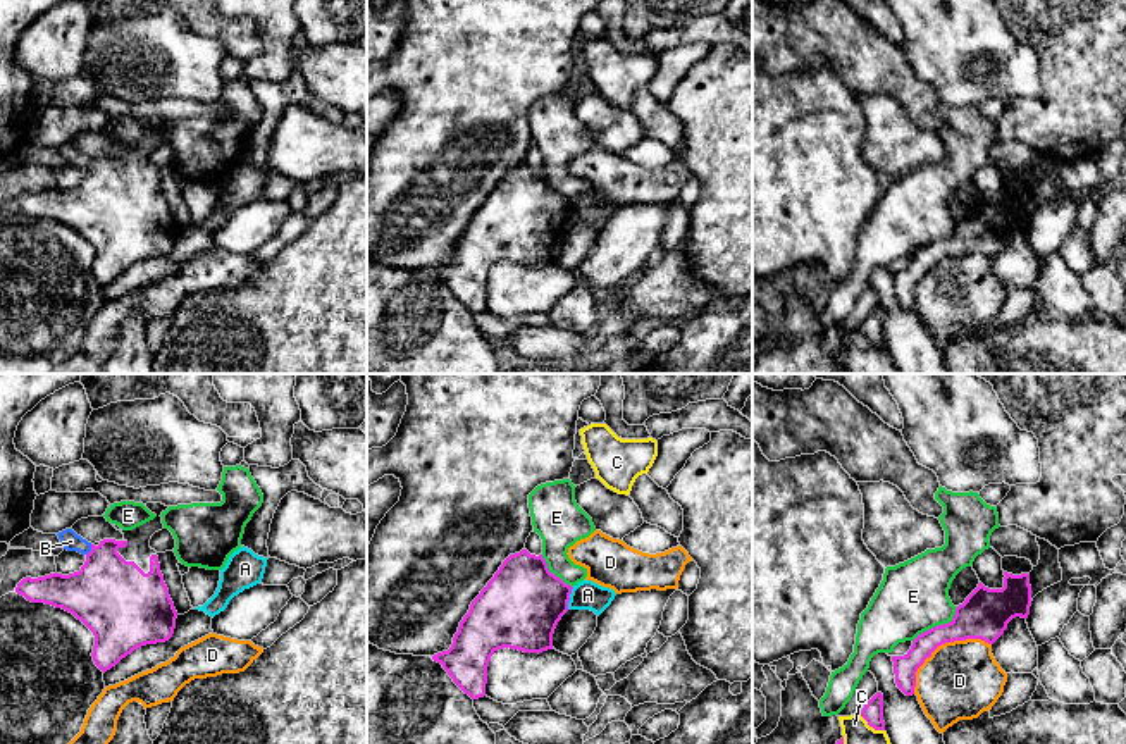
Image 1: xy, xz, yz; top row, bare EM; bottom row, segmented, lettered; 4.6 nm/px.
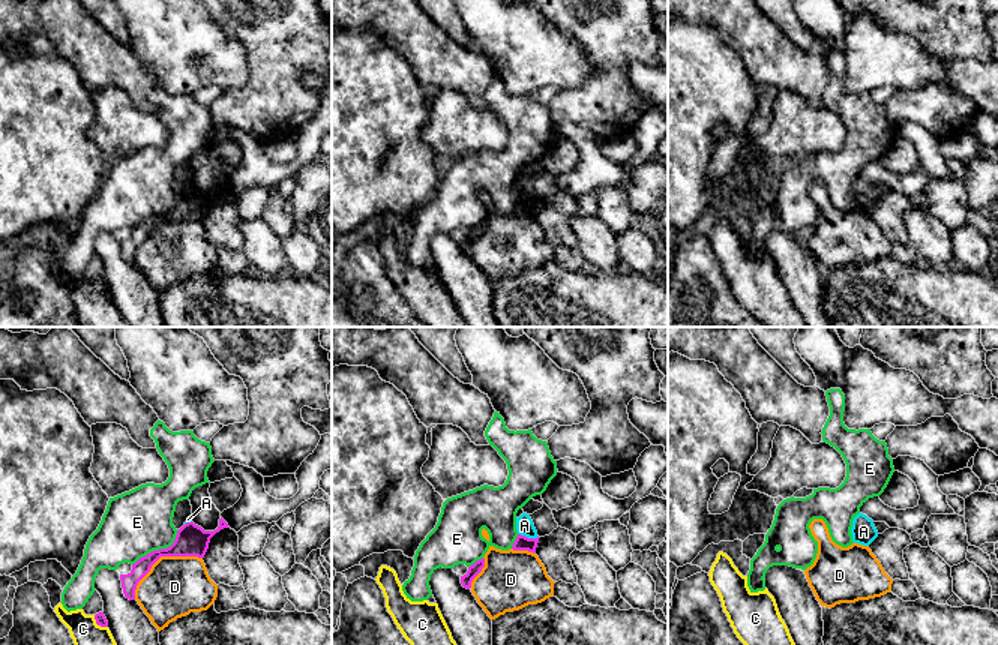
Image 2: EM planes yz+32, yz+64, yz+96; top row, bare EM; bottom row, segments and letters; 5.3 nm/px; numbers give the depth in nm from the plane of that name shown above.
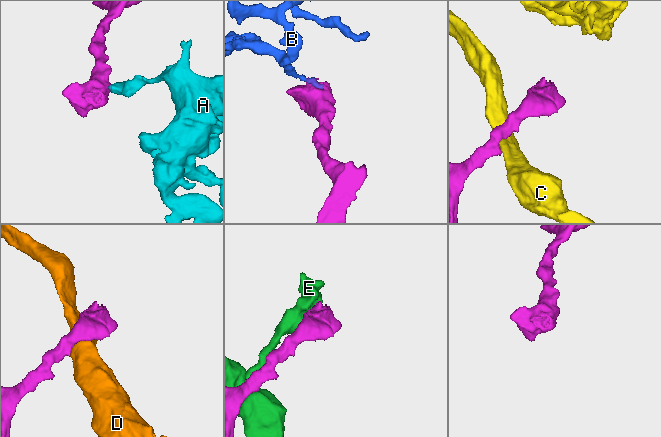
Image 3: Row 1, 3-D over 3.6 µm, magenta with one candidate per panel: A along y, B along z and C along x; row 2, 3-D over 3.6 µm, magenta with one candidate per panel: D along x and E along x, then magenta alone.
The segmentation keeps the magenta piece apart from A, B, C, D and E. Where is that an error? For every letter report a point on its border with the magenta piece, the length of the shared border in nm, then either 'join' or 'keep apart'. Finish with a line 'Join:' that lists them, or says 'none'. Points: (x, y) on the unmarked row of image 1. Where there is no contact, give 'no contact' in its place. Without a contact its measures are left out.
A: contact xz (569, 212); length 110 nm; keep apart
B: contact xy (92, 164); length 60 nm; keep apart
C: contact yz (870, 340); length 150 nm; keep apart
D: contact yz (940, 259); length 440 nm; keep apart
E: contact yz (937, 240); length 280 nm; keep apart
Join: none

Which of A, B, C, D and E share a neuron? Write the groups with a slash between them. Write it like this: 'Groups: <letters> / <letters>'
Groups: A / B / C / D / E

